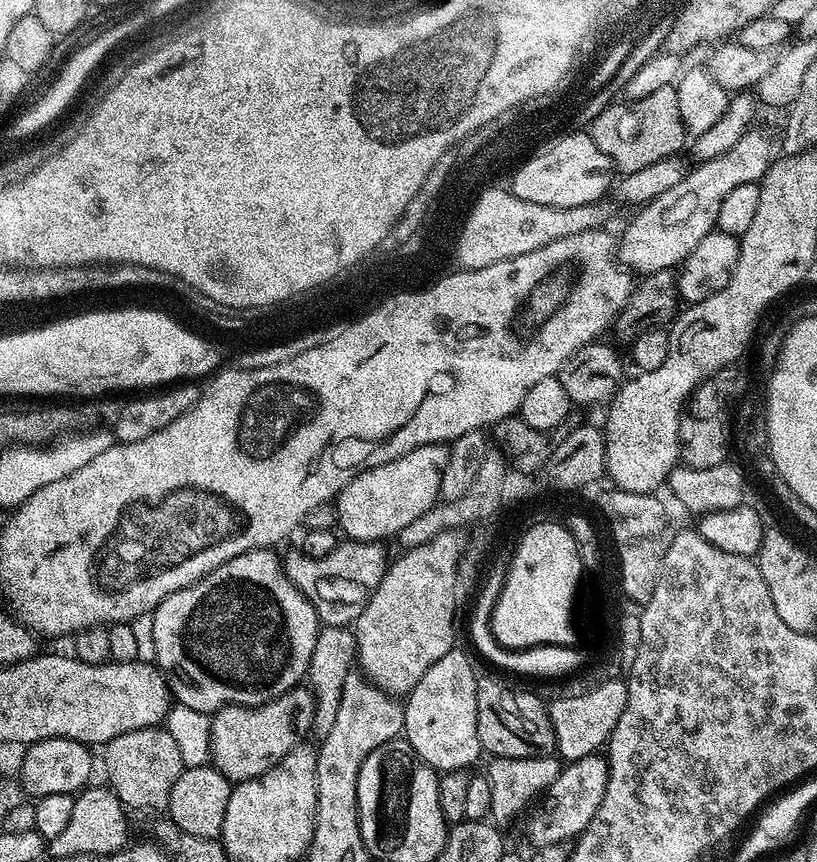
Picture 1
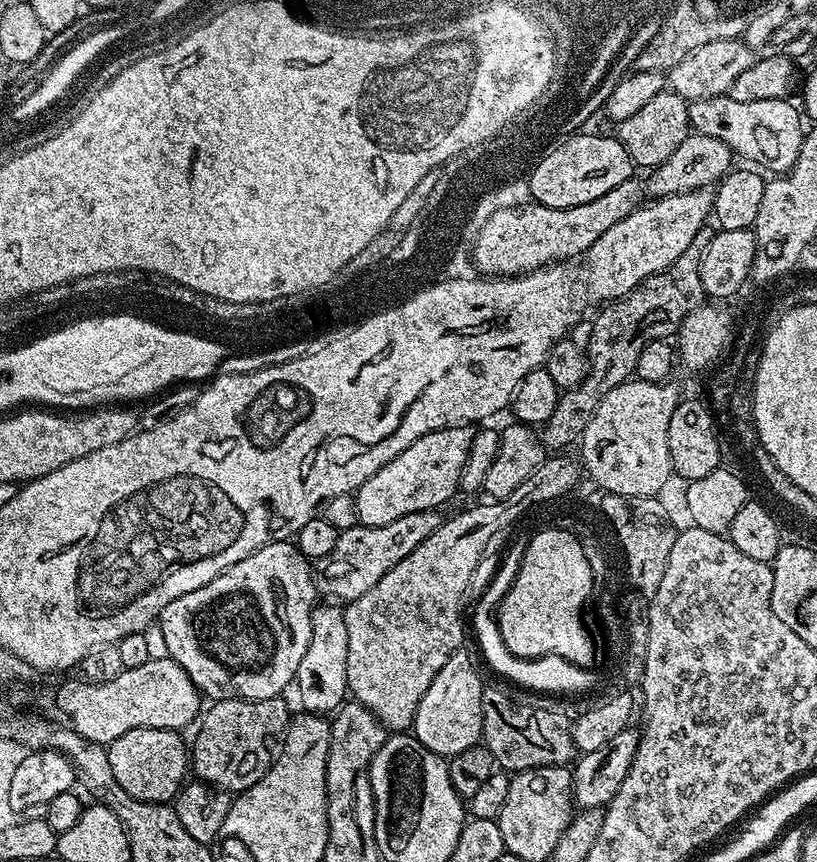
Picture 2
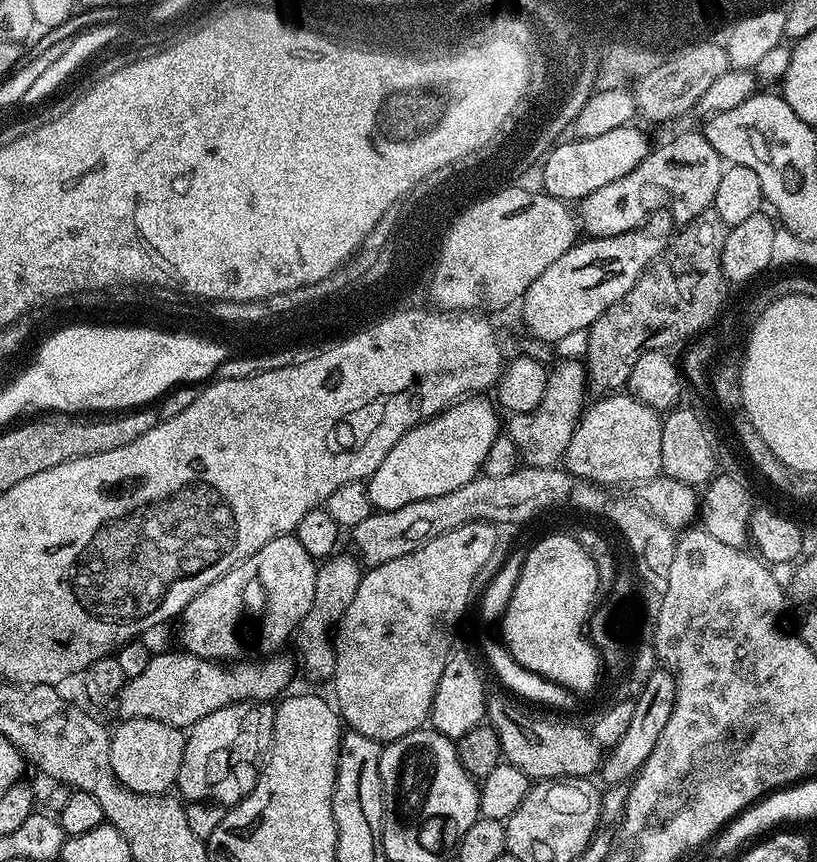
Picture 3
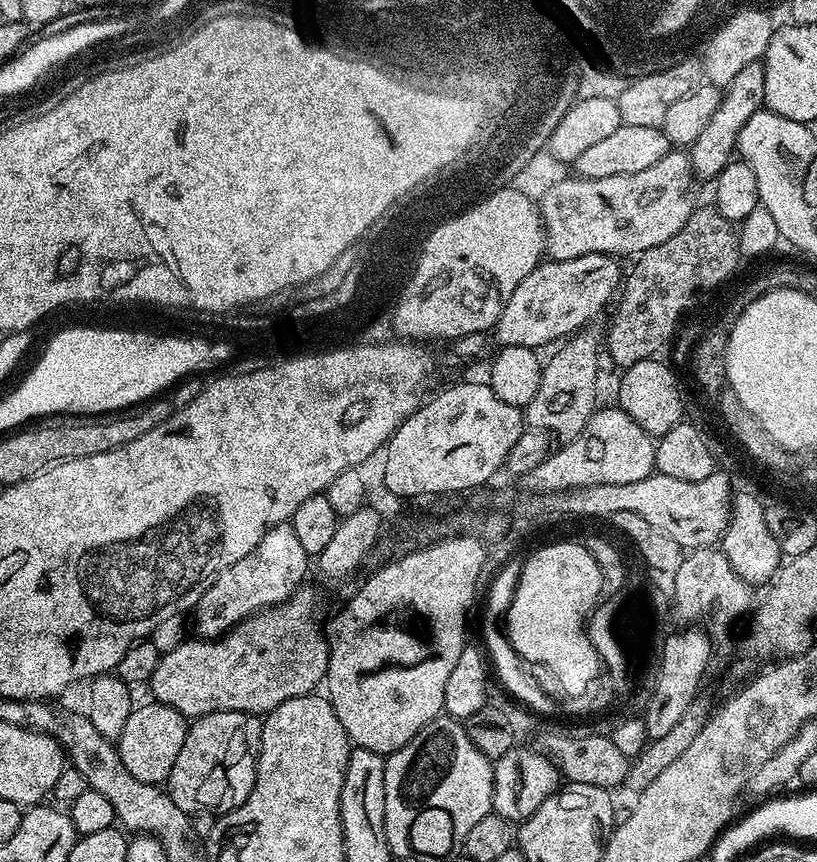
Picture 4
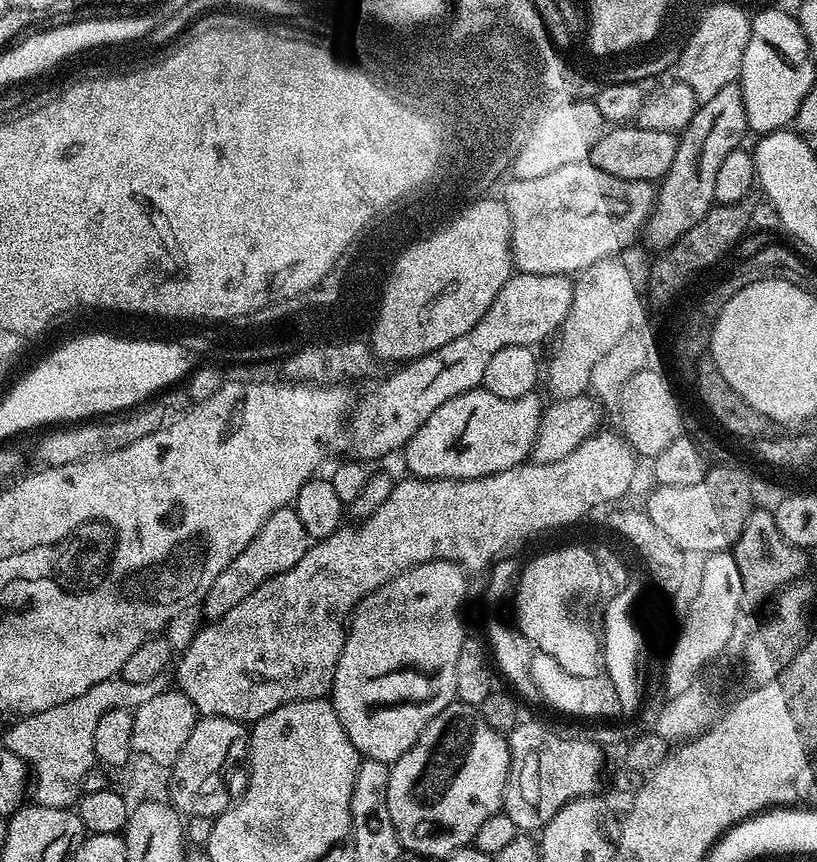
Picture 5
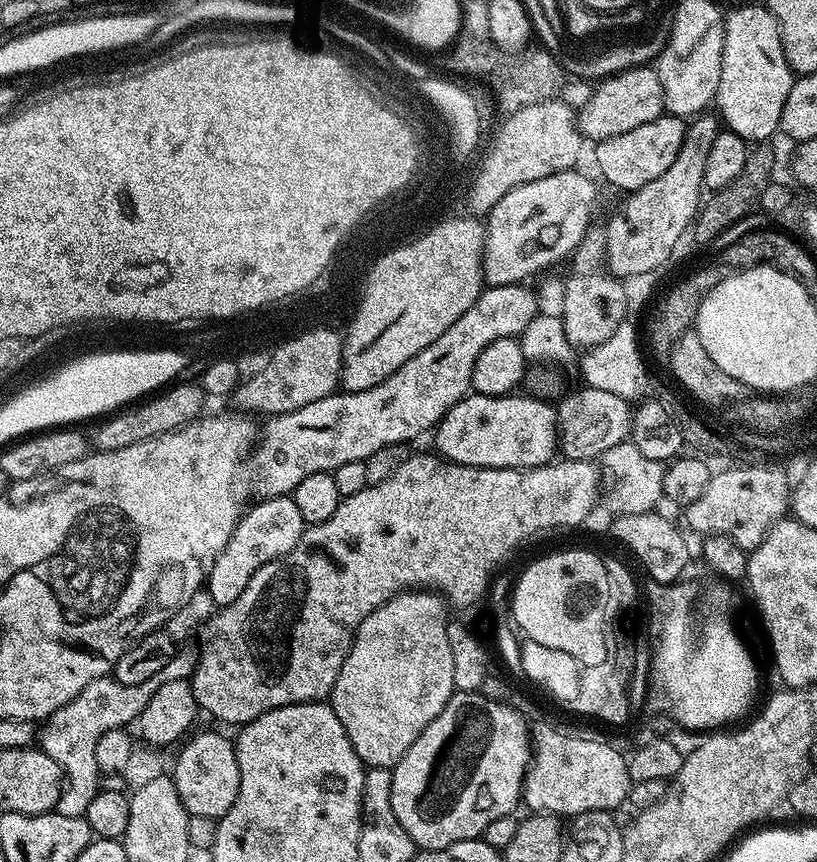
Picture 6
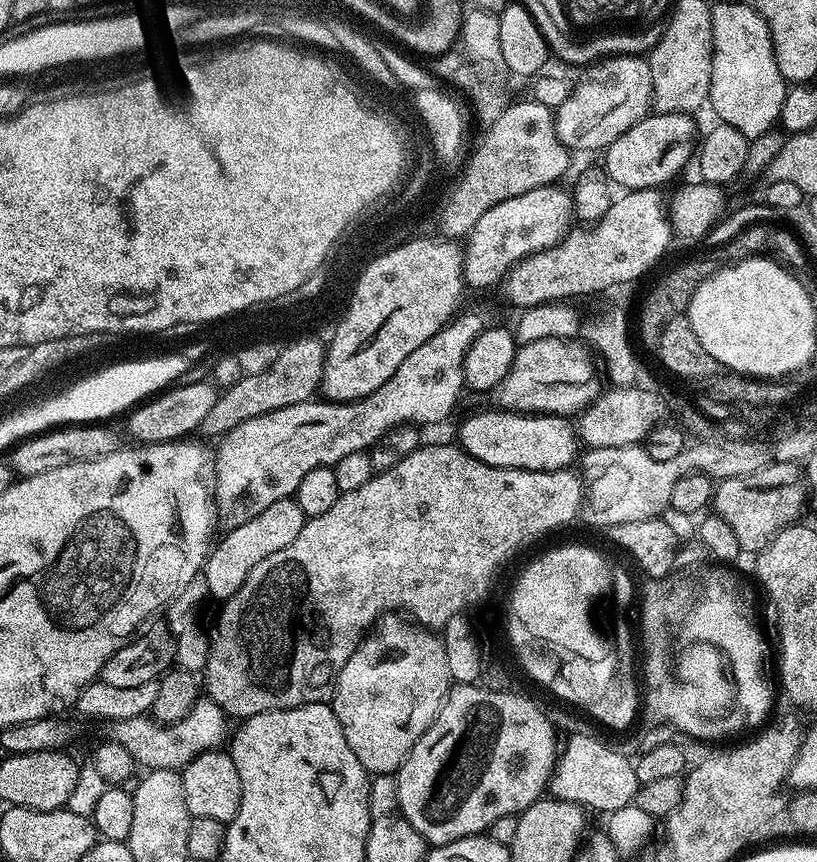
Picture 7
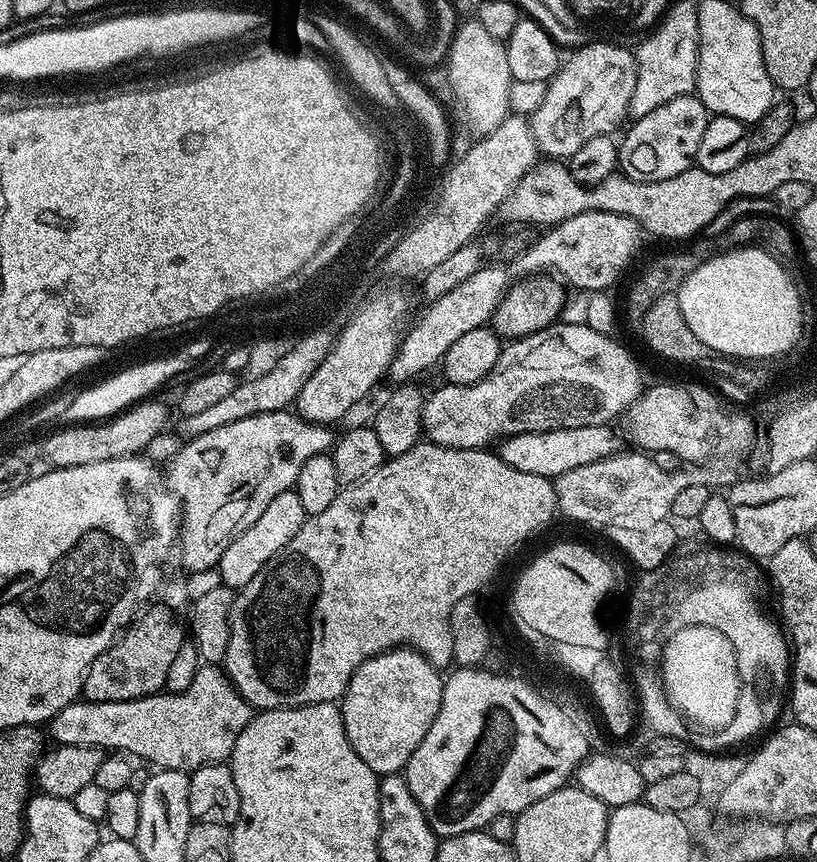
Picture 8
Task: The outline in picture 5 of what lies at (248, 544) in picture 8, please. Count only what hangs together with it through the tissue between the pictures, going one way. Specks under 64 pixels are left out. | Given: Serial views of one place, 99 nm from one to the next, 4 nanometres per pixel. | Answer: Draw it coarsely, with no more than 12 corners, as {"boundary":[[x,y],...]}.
{"boundary":[[295,507],[274,510],[250,546],[214,578],[209,621],[306,554]]}

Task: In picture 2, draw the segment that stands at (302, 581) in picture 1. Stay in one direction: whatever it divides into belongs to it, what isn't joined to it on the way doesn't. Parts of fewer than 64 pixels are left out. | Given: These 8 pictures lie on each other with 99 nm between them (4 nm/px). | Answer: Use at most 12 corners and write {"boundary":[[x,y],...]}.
{"boundary":[[436,510],[341,532],[317,593],[351,602],[438,530]]}

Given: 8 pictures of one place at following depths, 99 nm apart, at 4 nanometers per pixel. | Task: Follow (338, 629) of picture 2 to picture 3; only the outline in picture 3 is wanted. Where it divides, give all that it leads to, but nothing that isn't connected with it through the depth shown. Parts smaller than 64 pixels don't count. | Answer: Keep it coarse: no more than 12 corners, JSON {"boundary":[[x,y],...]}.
{"boundary":[[353,556],[318,567],[298,629],[308,679],[329,681],[335,630],[357,594]]}

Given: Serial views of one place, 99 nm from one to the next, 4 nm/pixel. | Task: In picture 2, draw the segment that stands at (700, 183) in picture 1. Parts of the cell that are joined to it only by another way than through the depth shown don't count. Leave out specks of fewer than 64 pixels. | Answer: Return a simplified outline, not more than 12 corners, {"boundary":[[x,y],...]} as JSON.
{"boundary":[[712,188],[657,196],[582,257],[619,300],[697,243]]}

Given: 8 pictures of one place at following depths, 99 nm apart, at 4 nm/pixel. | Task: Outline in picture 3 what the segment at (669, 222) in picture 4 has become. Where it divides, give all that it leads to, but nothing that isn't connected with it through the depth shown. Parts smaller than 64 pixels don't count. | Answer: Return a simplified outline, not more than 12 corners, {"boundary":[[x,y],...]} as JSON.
{"boundary":[[684,132],[578,204],[589,237],[709,211],[726,164]]}

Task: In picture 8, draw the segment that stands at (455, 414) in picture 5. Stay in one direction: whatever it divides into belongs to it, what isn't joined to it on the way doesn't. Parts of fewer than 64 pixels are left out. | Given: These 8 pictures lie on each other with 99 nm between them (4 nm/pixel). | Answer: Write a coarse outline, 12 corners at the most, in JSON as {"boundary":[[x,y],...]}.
{"boundary":[[615,427],[505,436],[514,470],[555,478],[621,451]]}

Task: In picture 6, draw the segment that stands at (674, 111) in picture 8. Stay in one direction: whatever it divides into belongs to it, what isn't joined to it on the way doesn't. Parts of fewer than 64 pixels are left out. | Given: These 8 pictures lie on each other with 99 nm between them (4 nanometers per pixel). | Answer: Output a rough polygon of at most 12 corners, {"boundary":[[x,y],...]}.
{"boundary":[[665,114],[595,145],[605,182],[631,194],[664,175],[686,124]]}

